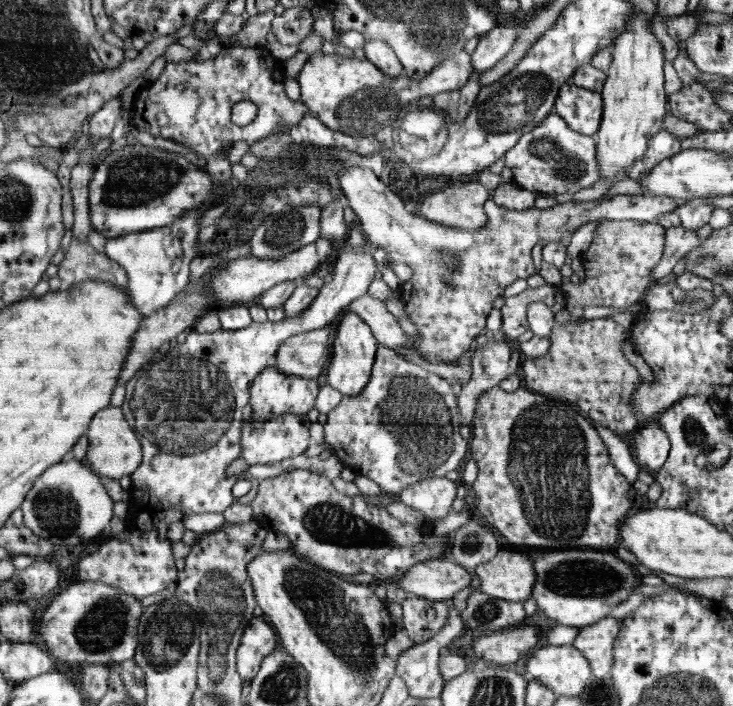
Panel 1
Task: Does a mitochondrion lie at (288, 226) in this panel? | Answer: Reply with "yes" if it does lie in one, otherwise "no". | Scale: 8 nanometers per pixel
yes

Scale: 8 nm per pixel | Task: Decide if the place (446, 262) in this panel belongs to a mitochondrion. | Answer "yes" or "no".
yes

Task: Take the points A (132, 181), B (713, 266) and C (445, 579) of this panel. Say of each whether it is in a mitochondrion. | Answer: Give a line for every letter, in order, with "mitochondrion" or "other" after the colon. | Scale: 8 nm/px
A: mitochondrion
B: mitochondrion
C: other

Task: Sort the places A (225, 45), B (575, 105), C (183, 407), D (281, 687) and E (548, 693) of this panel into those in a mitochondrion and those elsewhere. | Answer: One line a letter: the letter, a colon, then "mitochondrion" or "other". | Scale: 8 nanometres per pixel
A: other
B: other
C: mitochondrion
D: mitochondrion
E: other

